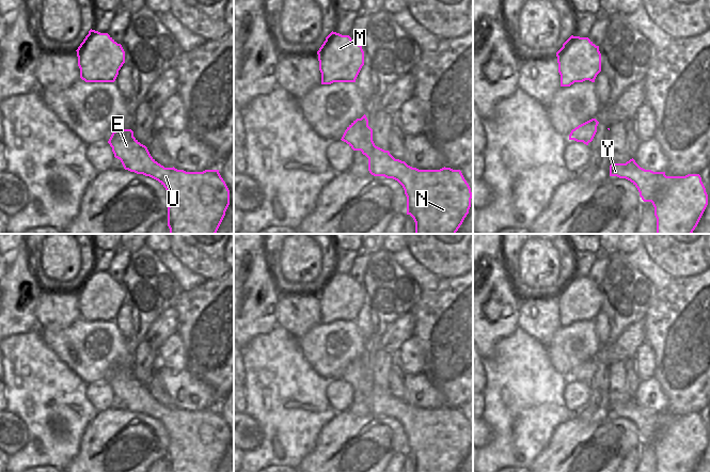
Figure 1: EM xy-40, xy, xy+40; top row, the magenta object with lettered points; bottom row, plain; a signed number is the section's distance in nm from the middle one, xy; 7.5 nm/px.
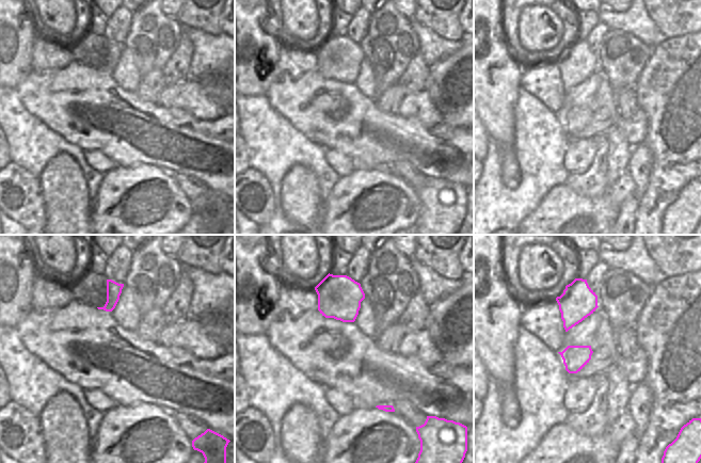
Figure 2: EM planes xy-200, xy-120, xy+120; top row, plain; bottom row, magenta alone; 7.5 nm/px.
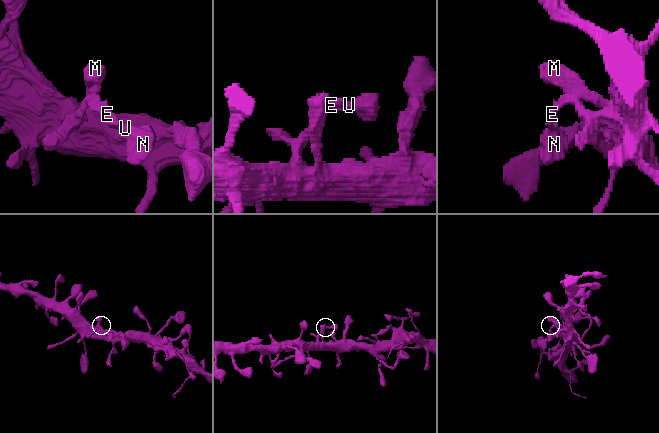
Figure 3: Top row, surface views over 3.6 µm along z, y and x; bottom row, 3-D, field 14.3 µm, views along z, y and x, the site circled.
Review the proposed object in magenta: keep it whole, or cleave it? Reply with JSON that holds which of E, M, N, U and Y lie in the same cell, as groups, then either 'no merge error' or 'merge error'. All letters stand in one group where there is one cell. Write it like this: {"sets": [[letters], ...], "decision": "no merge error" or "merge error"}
{"sets": [["E", "M", "N", "U", "Y"]], "decision": "no merge error"}

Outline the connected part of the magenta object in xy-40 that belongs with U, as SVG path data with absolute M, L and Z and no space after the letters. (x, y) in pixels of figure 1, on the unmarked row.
M131 368L113 371L108 382L125 409L149 415L165 427L170 438L168 446L170 472L217 472L230 444L230 429L219 409L186 411L174 406L164 407L151 395L147 387L133 376Z

